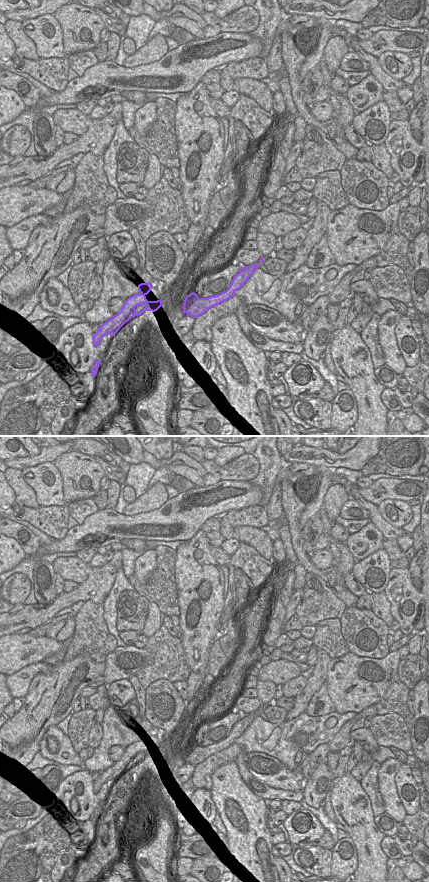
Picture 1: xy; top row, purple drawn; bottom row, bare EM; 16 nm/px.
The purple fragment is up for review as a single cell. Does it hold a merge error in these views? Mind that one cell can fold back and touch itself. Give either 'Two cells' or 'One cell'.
Two cells.

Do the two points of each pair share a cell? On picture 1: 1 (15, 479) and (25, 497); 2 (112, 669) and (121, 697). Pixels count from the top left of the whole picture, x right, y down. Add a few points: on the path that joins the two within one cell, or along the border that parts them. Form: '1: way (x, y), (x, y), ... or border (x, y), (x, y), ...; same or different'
1: way (17, 483), (24, 493); same
2: border (128, 679), (115, 680), (109, 686); different

